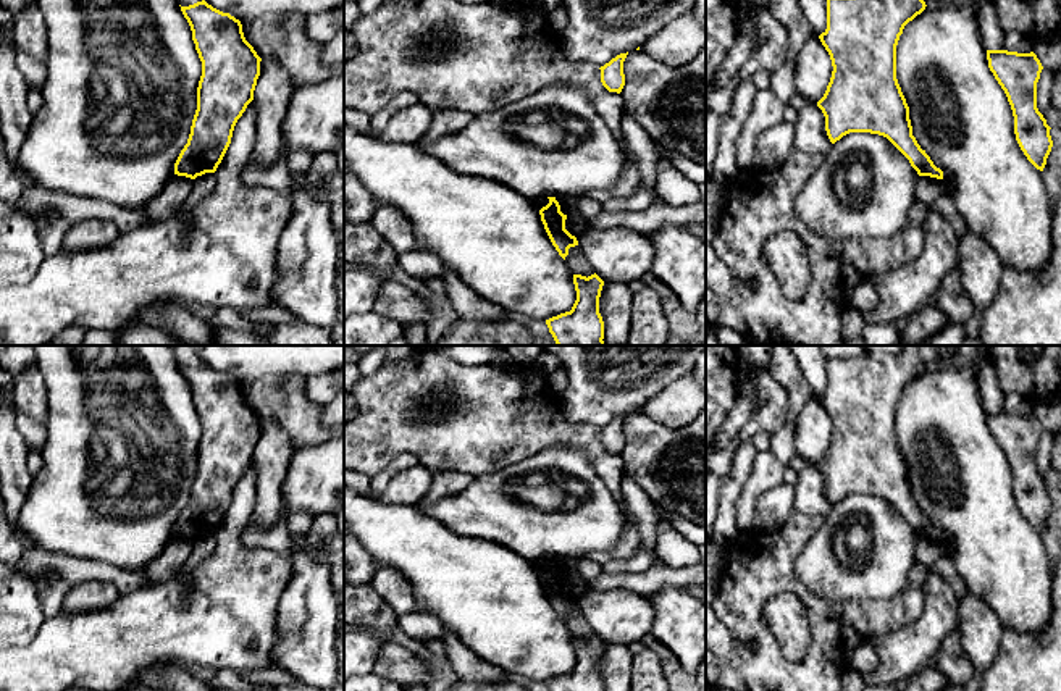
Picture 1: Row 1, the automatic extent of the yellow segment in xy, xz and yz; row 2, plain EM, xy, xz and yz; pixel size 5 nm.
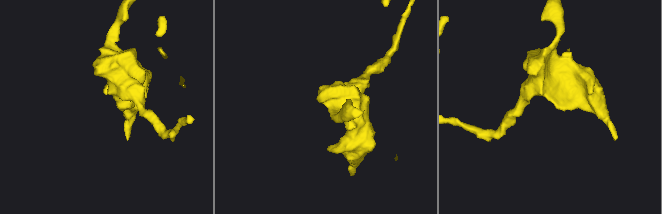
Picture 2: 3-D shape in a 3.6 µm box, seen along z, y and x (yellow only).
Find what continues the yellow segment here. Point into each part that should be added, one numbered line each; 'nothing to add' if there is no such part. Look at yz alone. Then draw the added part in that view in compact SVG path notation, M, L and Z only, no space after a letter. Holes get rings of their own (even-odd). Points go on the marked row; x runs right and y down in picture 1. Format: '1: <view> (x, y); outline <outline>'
nothing to add

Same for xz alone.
nothing to add

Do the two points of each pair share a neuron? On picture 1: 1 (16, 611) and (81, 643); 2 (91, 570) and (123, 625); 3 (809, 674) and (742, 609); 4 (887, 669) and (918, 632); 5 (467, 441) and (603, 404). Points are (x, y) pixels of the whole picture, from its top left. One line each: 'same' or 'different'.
1: different
2: different
3: same
4: same
5: different

